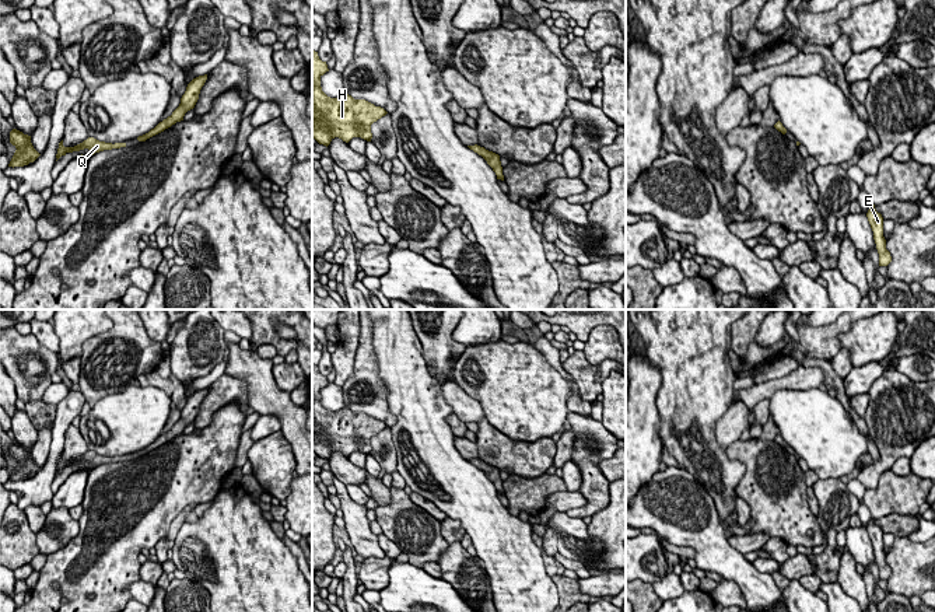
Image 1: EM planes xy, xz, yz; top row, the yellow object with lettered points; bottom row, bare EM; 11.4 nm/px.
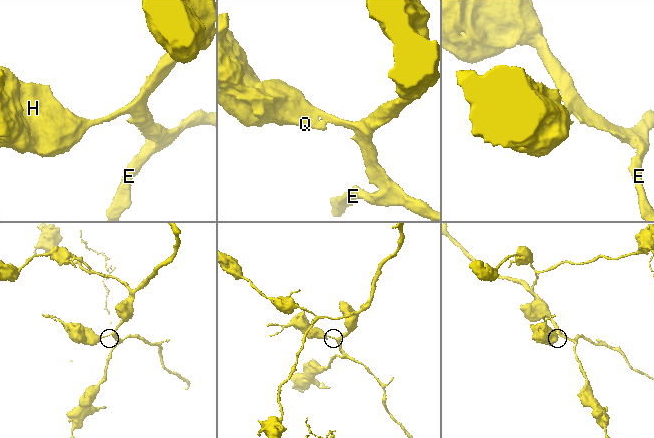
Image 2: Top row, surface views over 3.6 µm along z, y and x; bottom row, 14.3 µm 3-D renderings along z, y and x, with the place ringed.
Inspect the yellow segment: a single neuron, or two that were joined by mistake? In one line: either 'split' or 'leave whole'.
leave whole

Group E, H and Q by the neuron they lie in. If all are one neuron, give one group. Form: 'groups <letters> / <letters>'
groups E H Q

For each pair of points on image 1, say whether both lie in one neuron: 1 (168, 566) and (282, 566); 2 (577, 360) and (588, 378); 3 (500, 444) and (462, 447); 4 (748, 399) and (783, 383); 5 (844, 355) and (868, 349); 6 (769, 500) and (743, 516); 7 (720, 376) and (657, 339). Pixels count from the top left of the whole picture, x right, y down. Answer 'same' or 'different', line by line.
1: different
2: same
3: different
4: same
5: different
6: different
7: same

